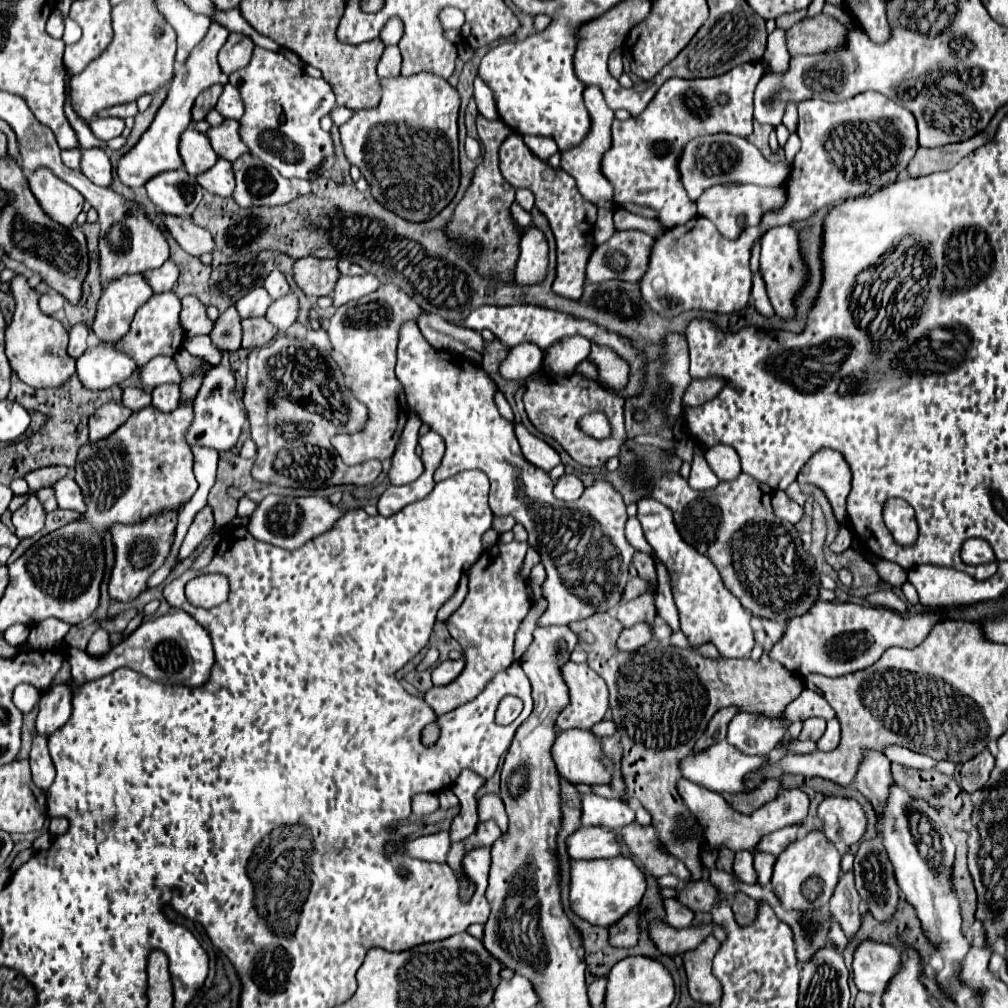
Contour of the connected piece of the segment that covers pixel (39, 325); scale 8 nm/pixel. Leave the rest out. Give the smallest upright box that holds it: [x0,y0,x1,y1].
[6,275,76,389]

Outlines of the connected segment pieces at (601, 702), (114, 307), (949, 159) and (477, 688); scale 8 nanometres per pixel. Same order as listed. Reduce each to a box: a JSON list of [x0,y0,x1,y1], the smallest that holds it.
[[558,661,610,729],[92,275,154,341],[908,131,988,177],[424,541,532,715]]

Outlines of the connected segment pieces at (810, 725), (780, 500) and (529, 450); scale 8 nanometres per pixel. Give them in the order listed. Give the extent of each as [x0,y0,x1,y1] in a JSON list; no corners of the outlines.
[[798,719,826,741],[772,491,804,523],[514,423,560,471]]

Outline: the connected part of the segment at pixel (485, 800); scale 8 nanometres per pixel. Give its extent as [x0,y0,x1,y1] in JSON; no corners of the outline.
[478,795,508,833]

